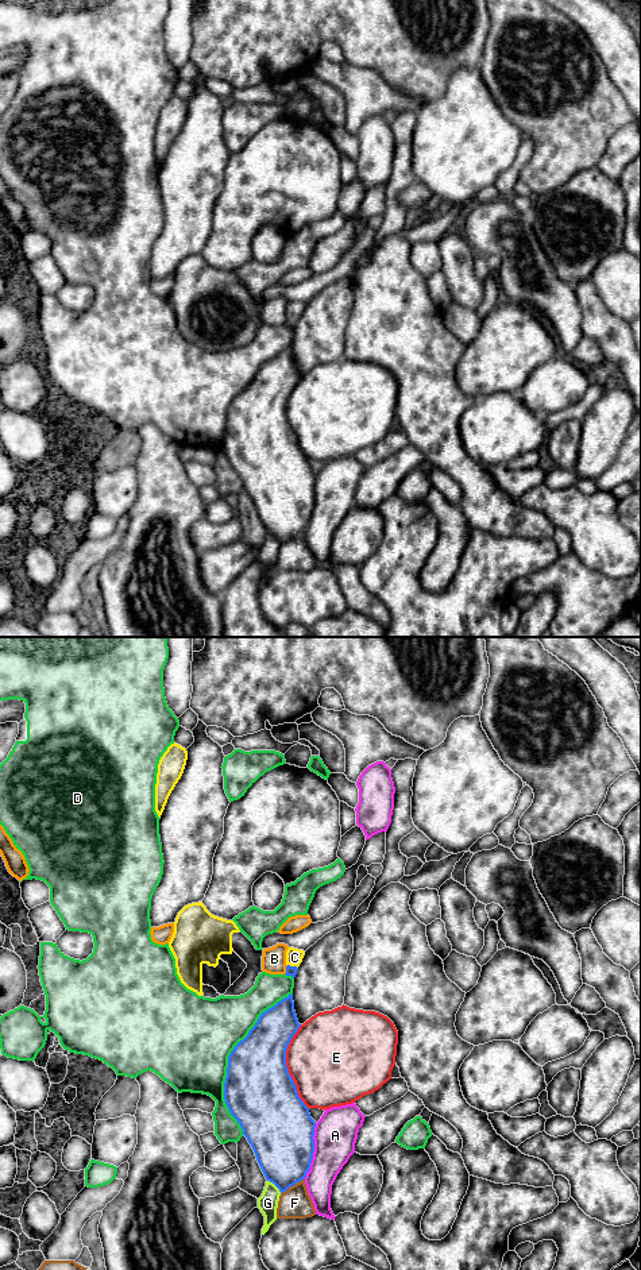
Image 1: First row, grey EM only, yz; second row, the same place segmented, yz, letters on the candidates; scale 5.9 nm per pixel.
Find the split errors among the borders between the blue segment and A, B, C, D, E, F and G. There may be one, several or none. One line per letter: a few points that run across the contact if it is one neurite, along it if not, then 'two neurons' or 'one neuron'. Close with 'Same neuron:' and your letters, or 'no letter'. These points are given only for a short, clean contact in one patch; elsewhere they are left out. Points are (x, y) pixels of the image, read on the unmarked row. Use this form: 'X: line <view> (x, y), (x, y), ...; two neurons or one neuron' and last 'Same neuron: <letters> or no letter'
A: two neurons
B: two neurons
C: line yz (290, 323), (293, 319), (294, 309); one neuron
D: two neurons
E: two neurons
F: two neurons
G: two neurons
Same neuron: C

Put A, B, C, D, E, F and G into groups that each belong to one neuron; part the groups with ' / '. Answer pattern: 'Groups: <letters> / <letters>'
Groups: A / B / C / D / E / F / G

